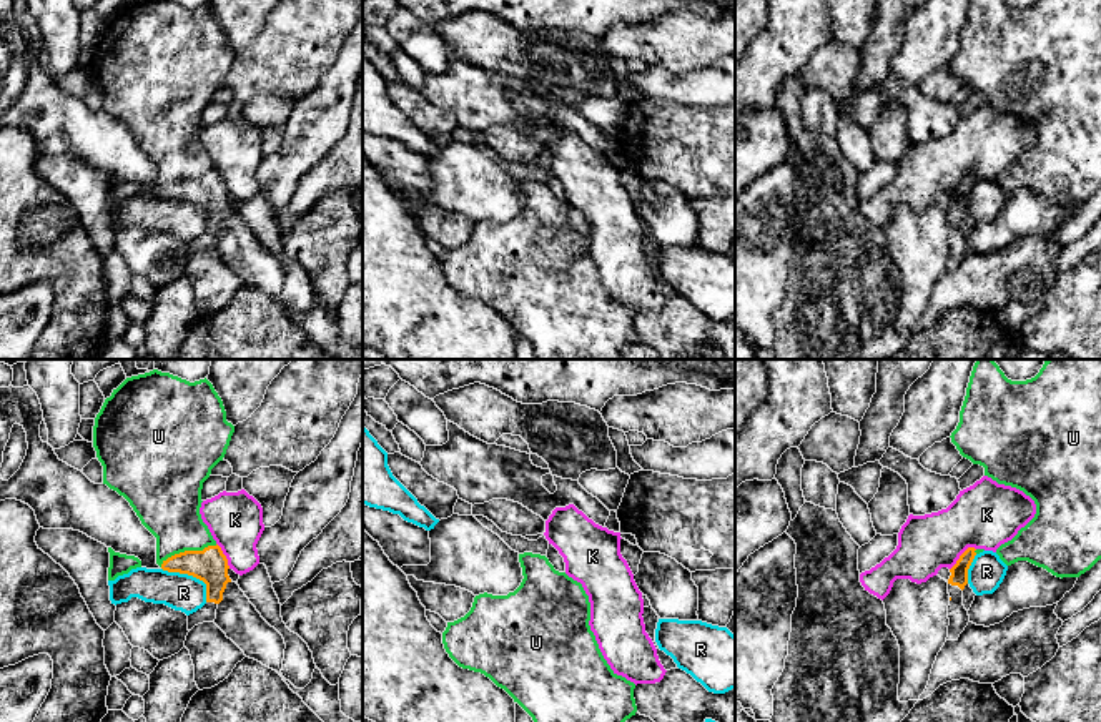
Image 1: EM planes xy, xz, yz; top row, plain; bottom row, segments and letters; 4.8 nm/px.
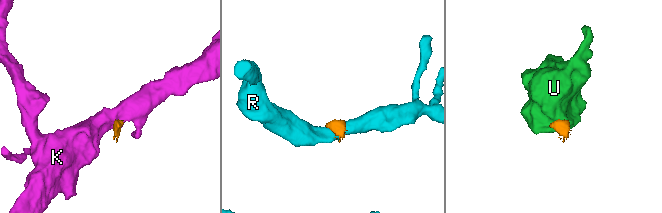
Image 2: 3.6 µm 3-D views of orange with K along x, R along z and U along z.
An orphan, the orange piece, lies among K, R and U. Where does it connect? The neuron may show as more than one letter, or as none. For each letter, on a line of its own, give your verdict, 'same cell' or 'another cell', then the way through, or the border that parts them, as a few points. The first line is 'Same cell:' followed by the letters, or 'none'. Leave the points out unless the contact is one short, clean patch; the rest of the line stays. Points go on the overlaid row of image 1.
Same cell: U
K: another cell; border along yz (975, 548), (968, 548), (950, 569)
R: another cell; border along xy (162, 568), (198, 578), (205, 584), (207, 601)
U: same cell; runs through xy (210, 564), (188, 551), (168, 504)

